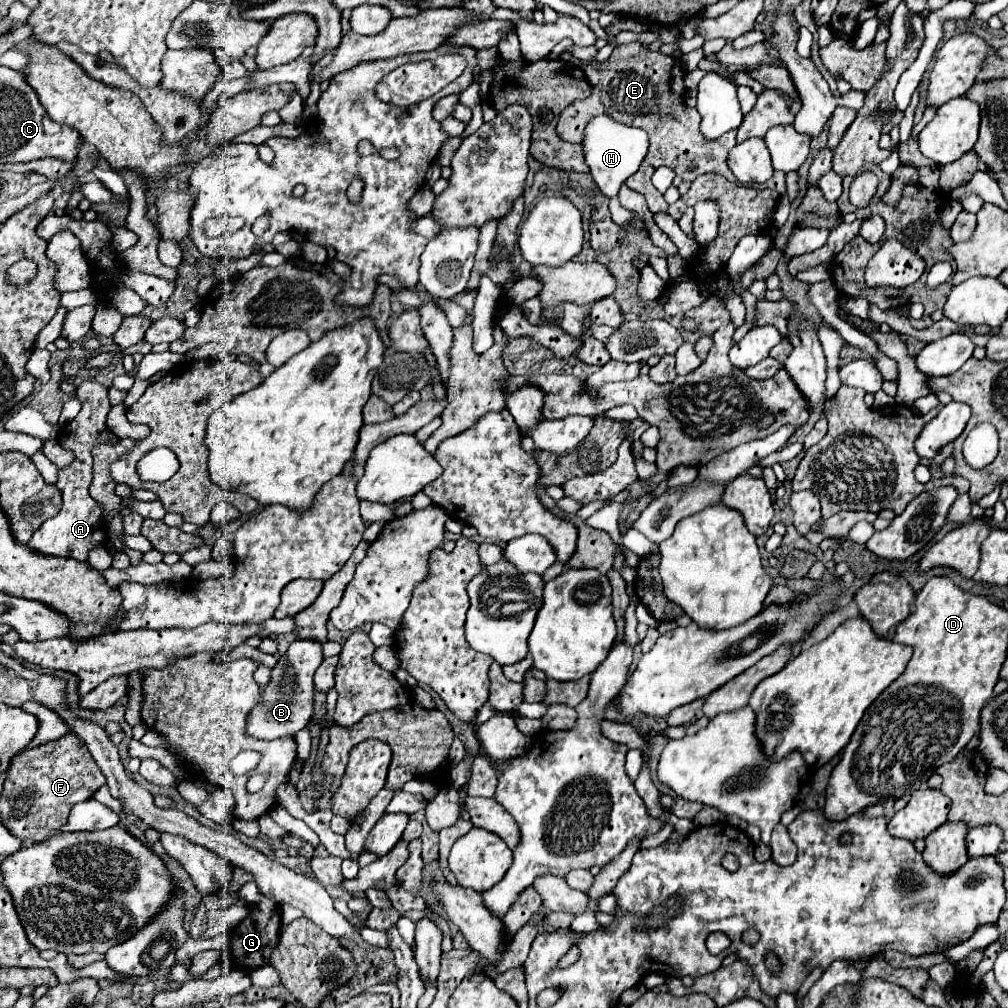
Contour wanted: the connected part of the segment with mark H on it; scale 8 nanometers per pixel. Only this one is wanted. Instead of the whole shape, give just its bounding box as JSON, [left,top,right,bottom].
[583,115,649,197]

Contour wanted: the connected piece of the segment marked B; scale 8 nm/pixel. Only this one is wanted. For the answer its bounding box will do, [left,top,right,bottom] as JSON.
[245,639,323,741]

